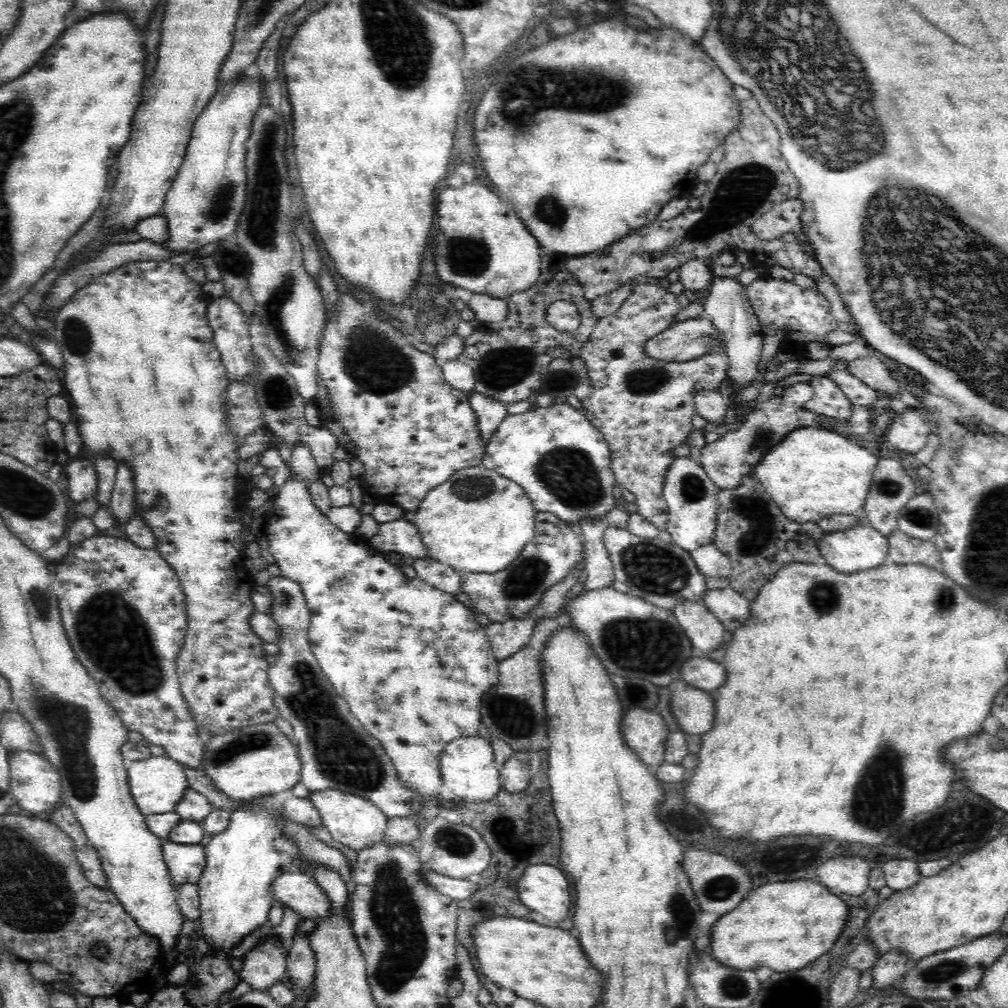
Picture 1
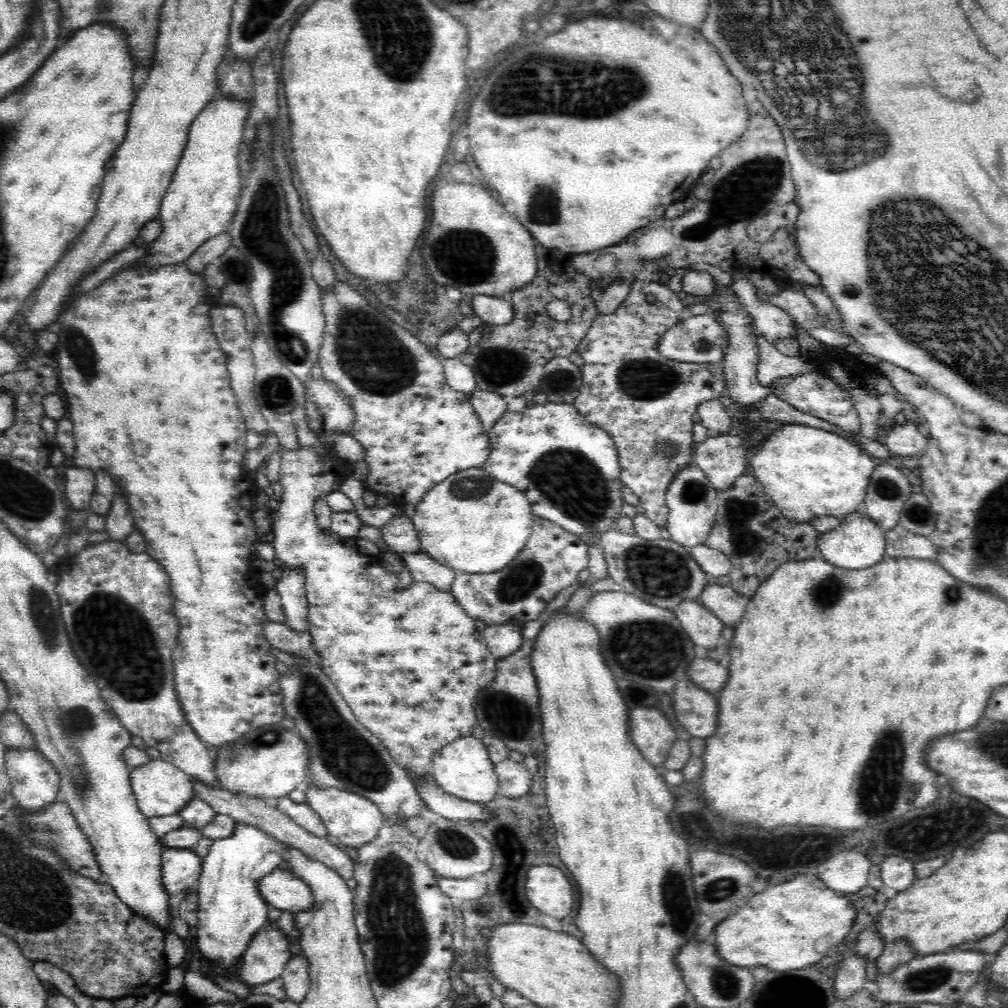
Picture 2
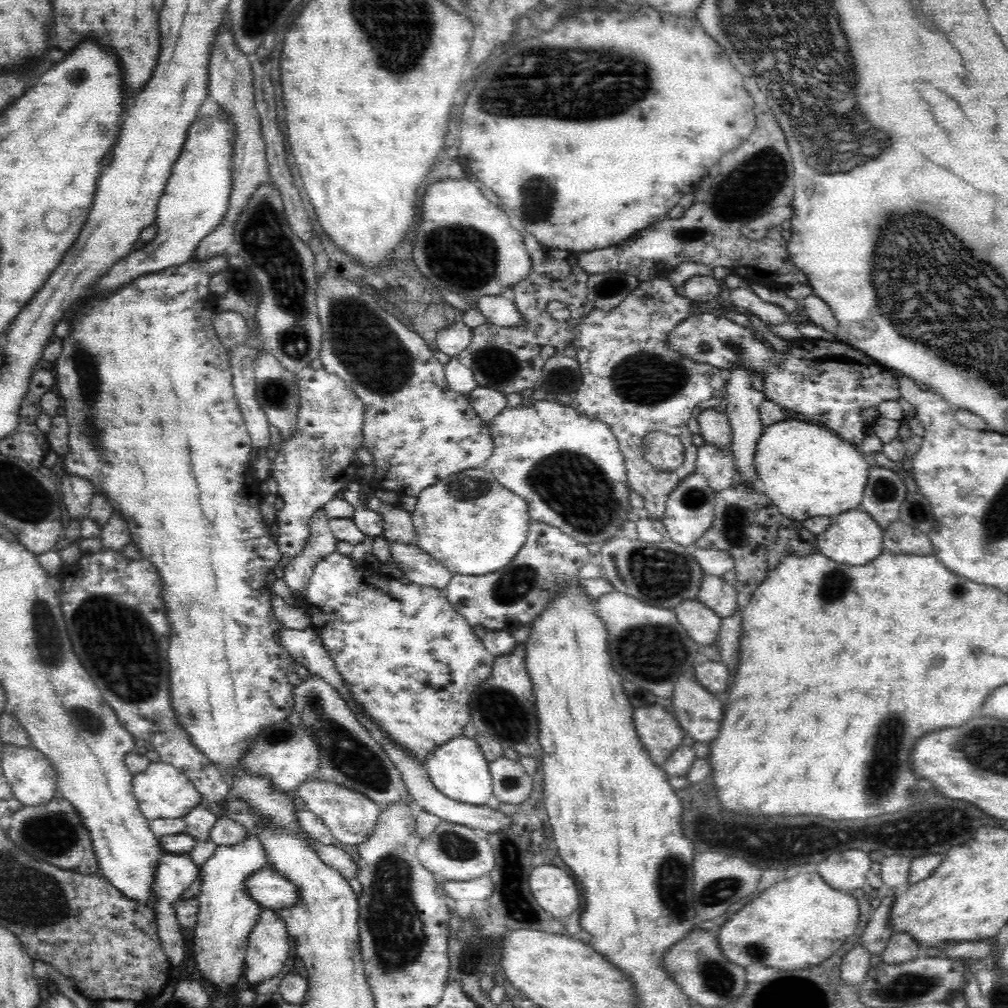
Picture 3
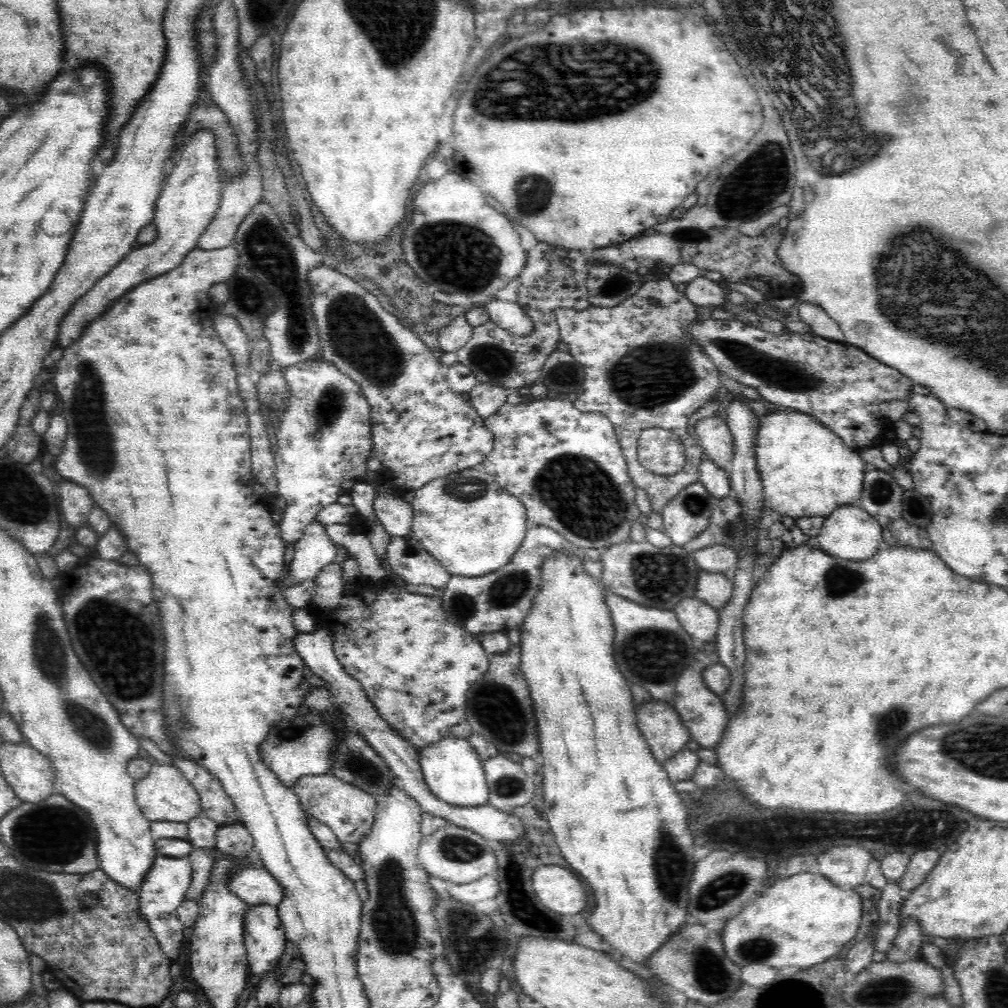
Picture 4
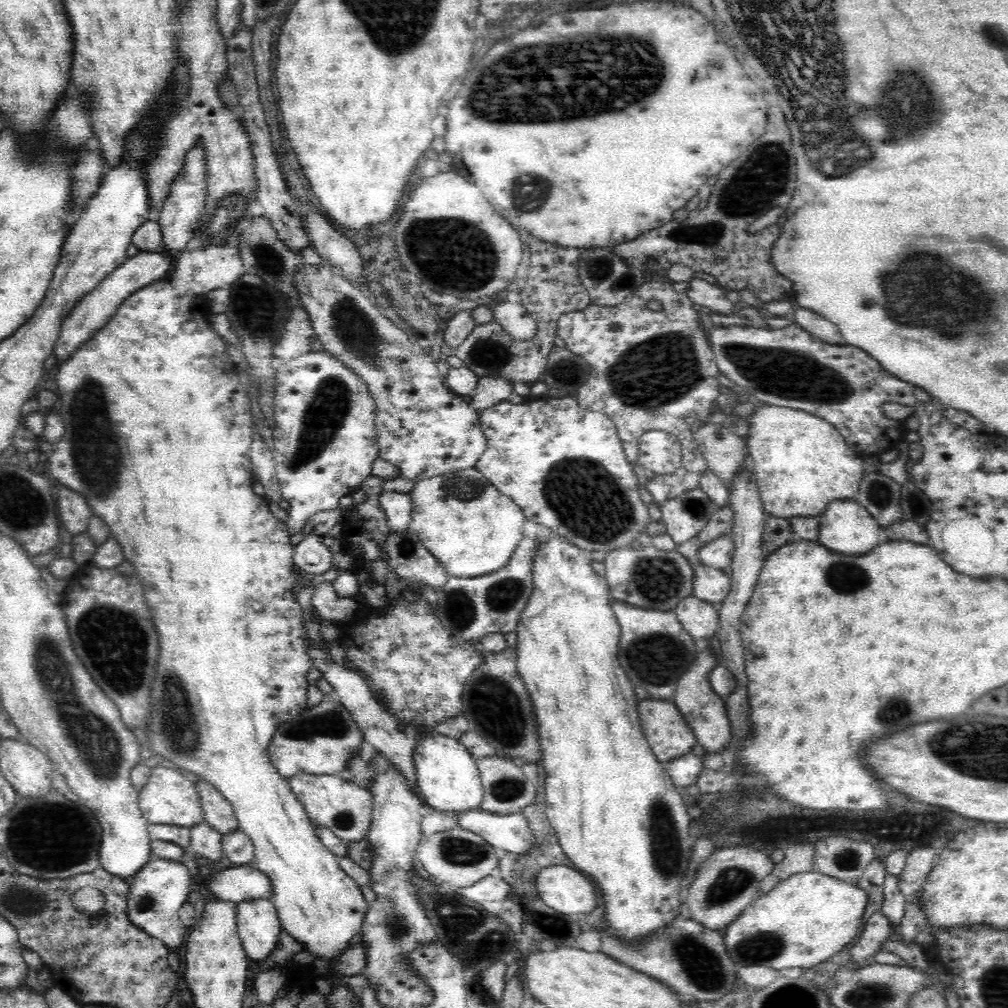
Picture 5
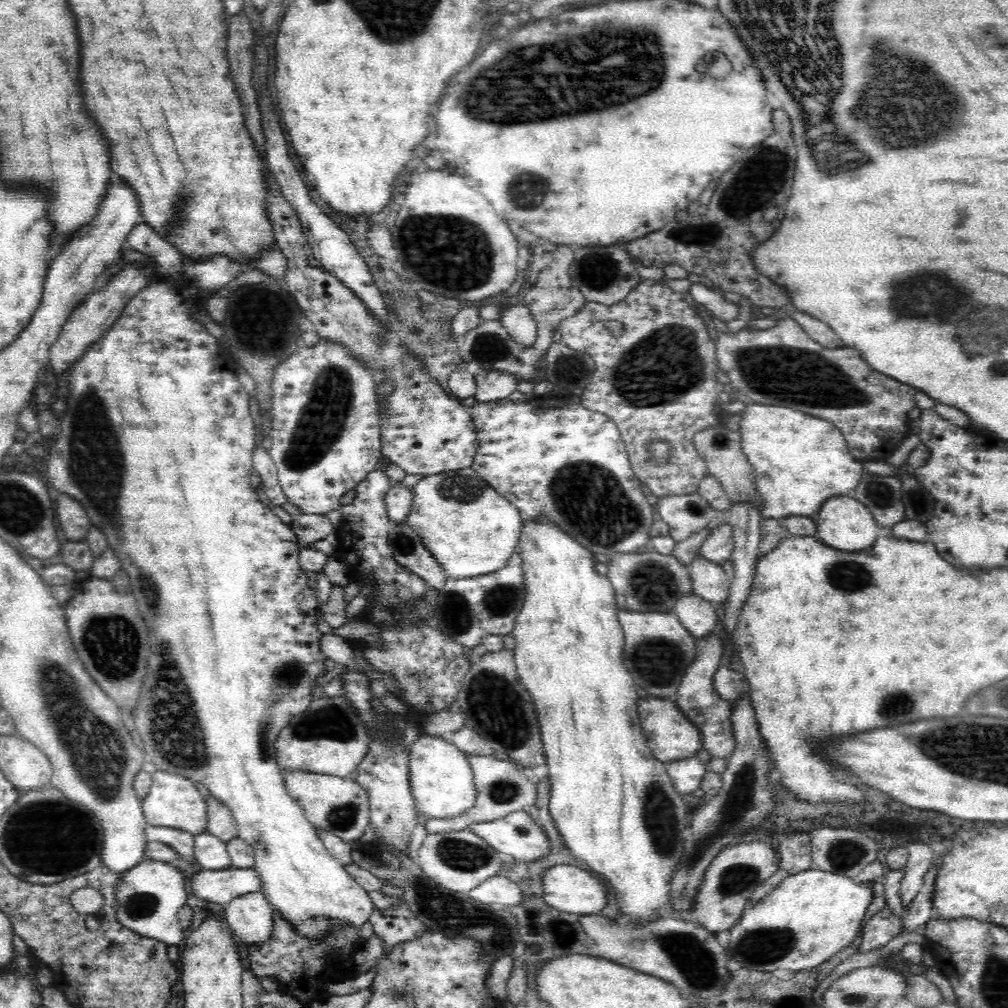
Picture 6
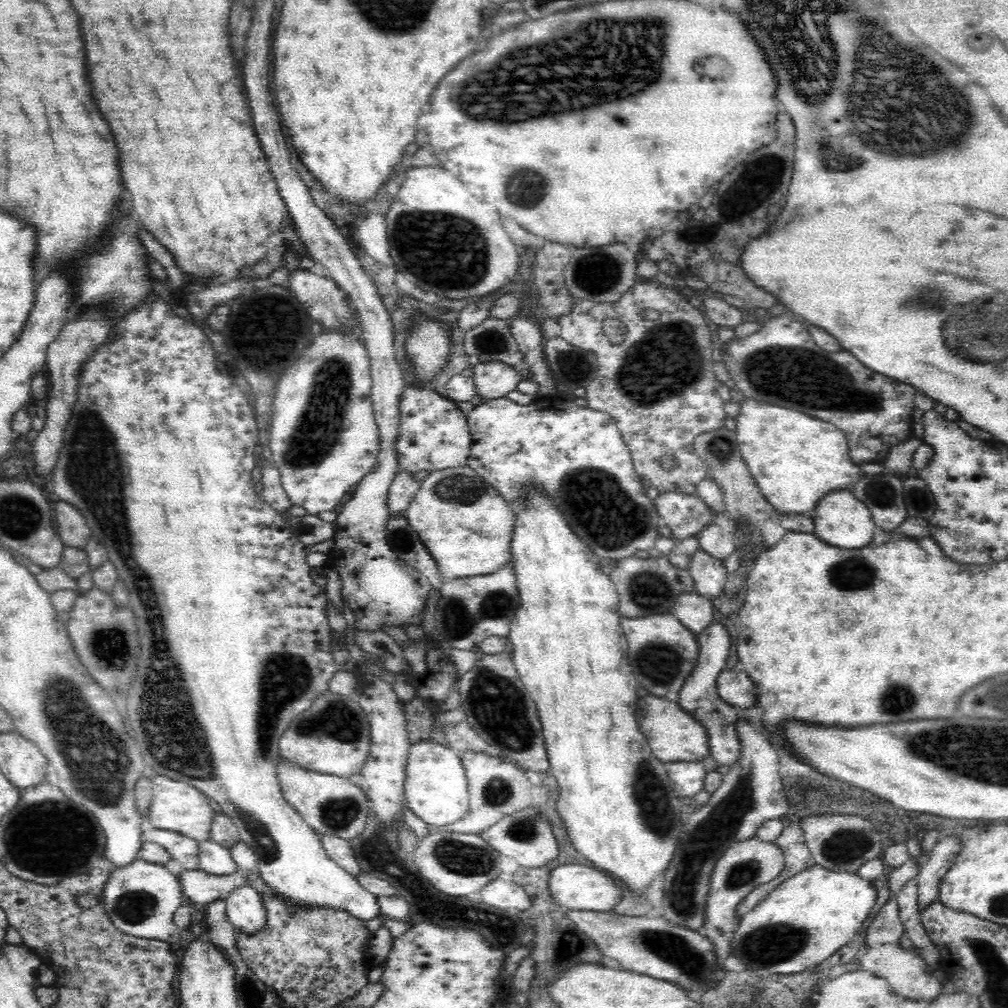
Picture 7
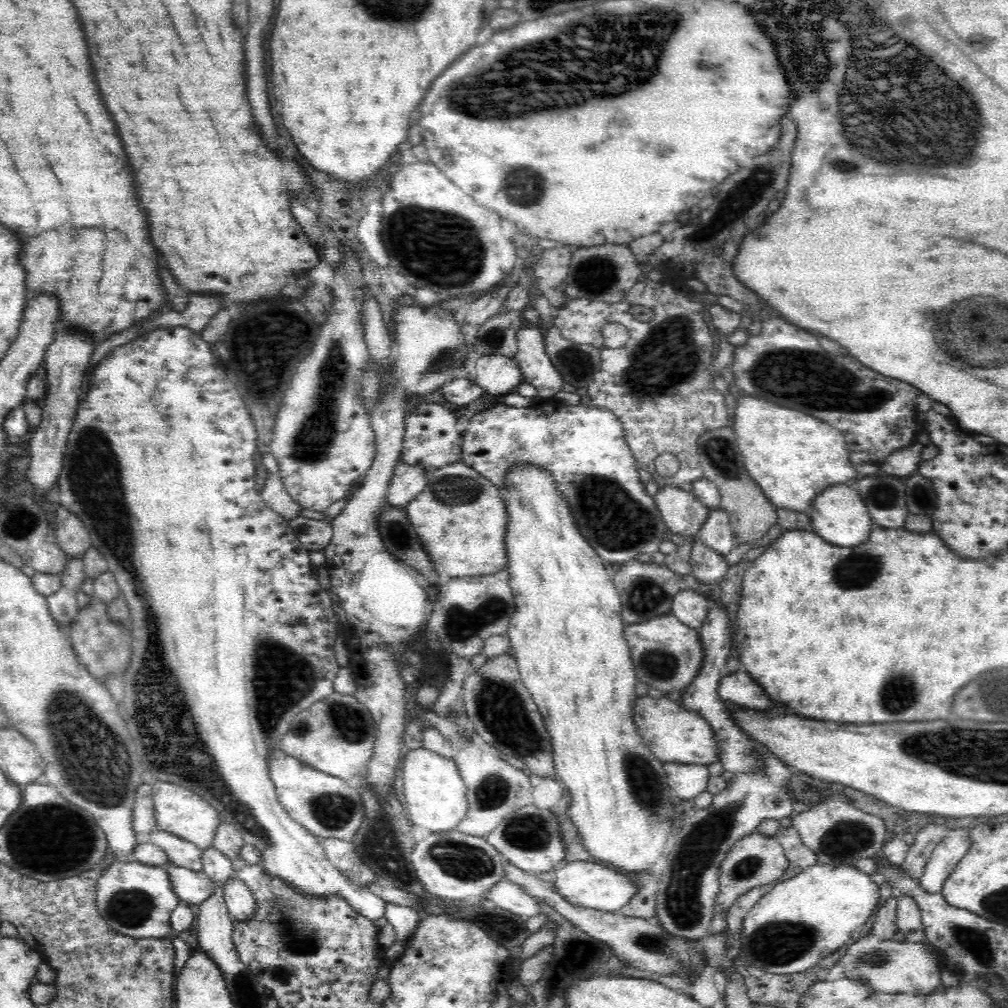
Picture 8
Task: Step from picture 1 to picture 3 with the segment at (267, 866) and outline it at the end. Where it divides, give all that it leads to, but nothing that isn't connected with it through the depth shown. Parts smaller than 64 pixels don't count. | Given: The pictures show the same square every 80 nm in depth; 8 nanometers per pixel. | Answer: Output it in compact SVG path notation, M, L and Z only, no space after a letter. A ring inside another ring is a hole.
M250 833L244 842L236 846L218 846L199 870L202 882L196 898L199 912L193 937L194 954L200 974L216 986L220 996L230 992L243 977L246 940L263 912L263 907L250 897L250 893L246 893L244 883L256 871L266 869L268 864L263 845L256 834Z

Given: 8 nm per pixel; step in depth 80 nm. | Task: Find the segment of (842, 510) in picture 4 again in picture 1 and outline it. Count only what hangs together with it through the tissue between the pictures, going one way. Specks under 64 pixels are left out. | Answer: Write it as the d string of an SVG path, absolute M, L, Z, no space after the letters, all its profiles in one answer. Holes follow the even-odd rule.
M867 520L855 523L846 530L824 534L826 536L822 536L822 540L818 542L818 550L827 564L836 568L838 572L852 574L852 572L862 572L862 570L878 567L884 563L888 554L887 536L878 532Z

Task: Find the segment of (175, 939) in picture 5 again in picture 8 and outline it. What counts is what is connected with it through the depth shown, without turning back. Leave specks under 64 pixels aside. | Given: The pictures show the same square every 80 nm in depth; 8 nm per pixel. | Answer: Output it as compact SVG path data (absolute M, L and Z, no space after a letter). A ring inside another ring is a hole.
M116 860L100 875L95 884L96 910L99 917L114 932L134 938L169 938L173 940L177 933L172 929L172 912L182 902L174 894L167 873L158 866L142 862Z

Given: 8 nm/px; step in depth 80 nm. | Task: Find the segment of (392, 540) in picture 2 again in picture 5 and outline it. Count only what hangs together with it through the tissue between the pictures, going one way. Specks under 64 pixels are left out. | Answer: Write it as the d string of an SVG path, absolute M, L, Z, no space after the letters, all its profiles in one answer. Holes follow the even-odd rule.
M384 492L379 502L392 533L408 530L413 510L411 494Z

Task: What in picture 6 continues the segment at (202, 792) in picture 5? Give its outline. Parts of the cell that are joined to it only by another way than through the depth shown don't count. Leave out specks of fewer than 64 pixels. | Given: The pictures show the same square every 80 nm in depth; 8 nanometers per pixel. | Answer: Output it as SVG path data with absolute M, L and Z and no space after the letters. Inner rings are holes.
M208 796L205 801L208 810L208 822L205 830L210 832L212 837L216 837L224 843L238 837L237 822L226 805L215 800L214 796Z

